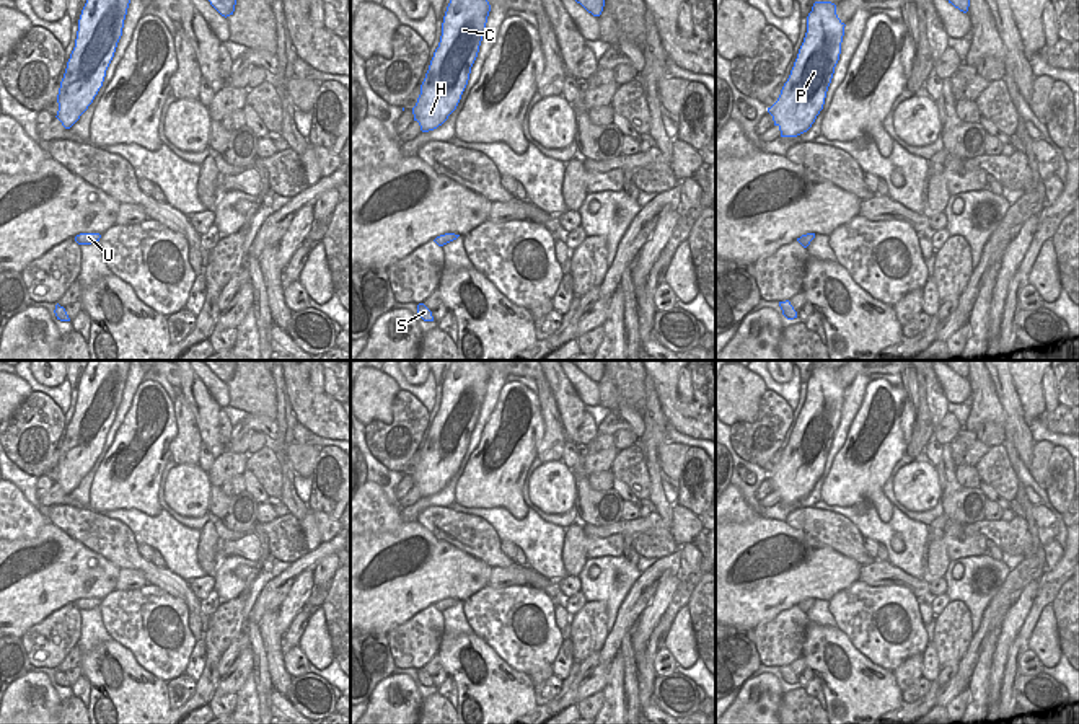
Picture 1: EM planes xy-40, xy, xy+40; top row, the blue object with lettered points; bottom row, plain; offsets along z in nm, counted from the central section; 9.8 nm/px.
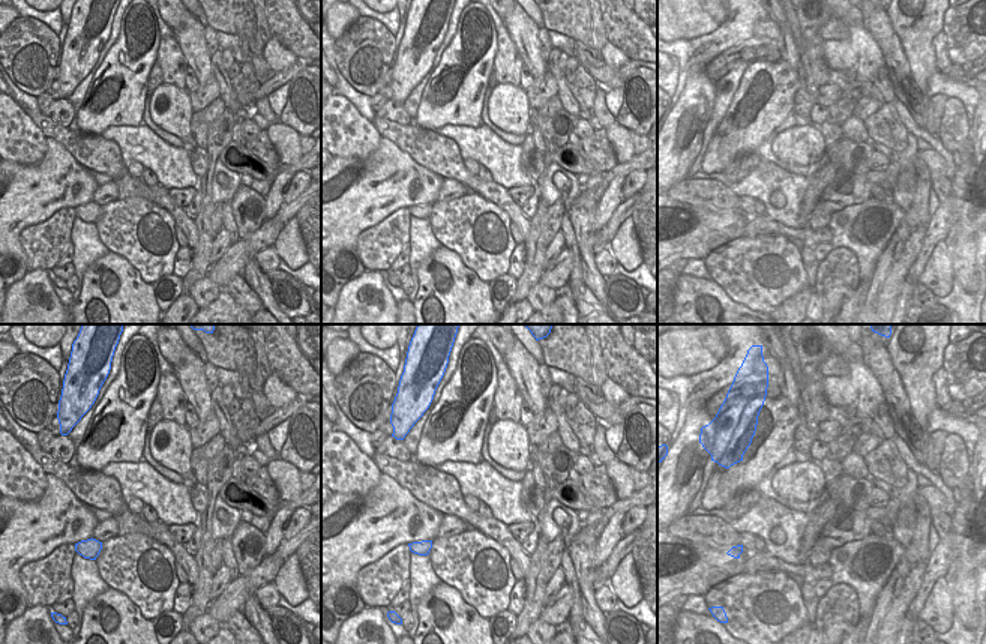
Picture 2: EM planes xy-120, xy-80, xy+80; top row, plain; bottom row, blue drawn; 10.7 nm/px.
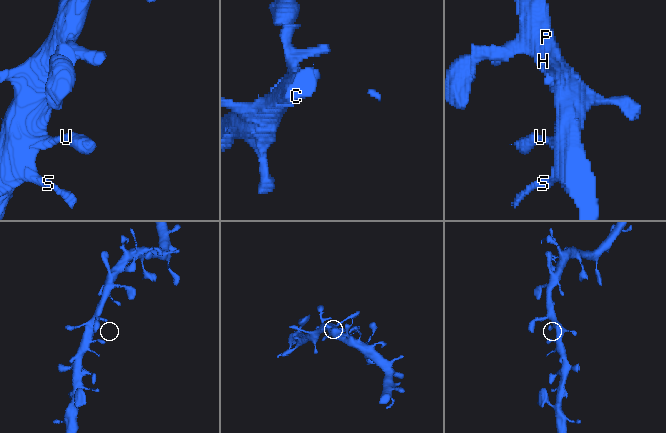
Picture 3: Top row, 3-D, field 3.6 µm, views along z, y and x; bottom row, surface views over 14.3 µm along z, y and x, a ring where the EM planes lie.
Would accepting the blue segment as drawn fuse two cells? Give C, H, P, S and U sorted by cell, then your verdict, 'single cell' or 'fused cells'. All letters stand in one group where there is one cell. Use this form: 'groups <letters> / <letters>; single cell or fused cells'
groups C H P S U; single cell

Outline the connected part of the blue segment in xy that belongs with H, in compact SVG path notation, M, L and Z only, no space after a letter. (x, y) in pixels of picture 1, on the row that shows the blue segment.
M450 0L438 47L412 108L422 132L437 129L456 109L478 57L489 11L487 0Z

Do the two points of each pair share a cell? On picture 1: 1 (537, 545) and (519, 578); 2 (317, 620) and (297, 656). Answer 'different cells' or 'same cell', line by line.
1: different cells
2: different cells

